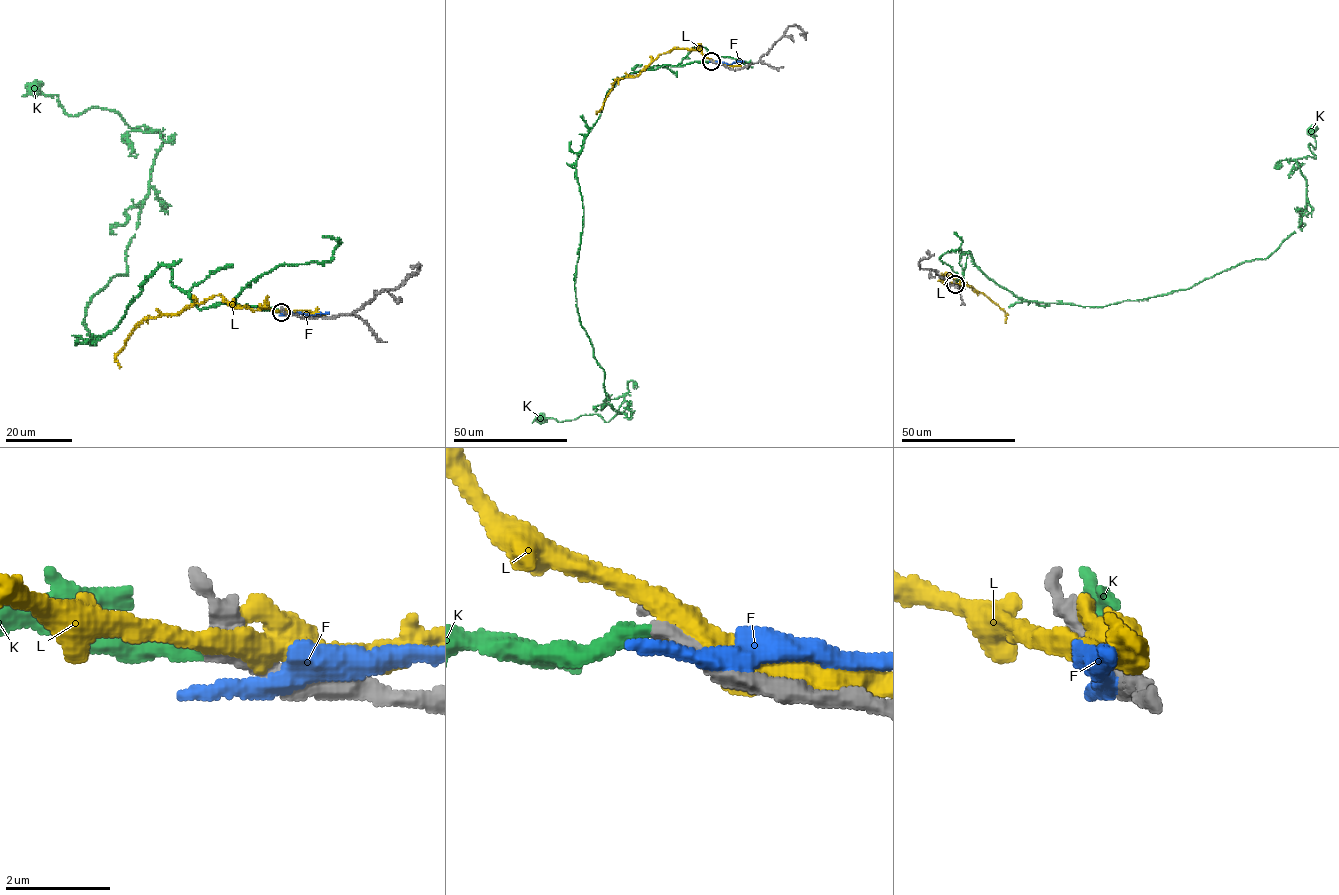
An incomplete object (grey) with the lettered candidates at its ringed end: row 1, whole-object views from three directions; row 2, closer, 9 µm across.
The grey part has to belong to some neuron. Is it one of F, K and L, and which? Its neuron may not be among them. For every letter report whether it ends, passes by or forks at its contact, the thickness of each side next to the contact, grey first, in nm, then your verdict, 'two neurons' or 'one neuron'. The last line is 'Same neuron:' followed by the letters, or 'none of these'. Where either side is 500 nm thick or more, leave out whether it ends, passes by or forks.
F: it passes by; 420 nm thick on the grey side, 400 nm on the other; two neurons
K: it ends there; 360 nm thick on the grey side, 360 nm on the other; one neuron
L: it forks there; 440 nm thick on the grey side, 440 nm on the other; two neurons
Same neuron: K

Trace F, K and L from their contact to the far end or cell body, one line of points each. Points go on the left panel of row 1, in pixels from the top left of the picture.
F: (286, 314), (301, 312), (312, 316), (328, 312)
K: (281, 311), (199, 308), (161, 265), (87, 341), (162, 137), (34, 88)
L: (284, 312), (231, 306), (219, 296), (187, 306), (177, 314), (146, 317), (131, 332), (117, 355), (120, 369)

